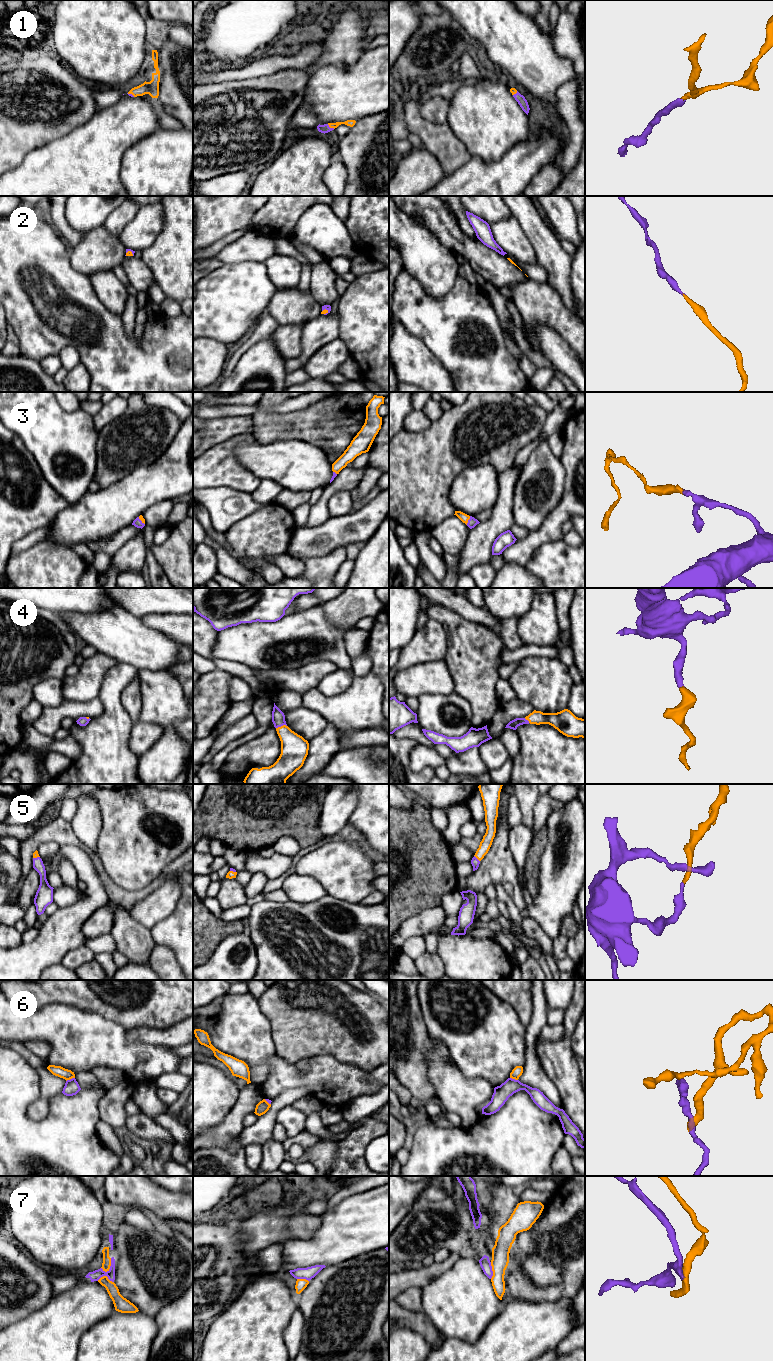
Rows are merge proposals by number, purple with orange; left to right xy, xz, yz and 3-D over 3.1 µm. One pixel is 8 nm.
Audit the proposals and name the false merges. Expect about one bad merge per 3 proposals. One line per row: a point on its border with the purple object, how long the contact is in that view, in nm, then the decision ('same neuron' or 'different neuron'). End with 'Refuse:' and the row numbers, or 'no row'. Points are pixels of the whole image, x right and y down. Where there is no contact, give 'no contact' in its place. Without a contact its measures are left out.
1: xz (331, 128) | 70 nm | same neuron
2: xz (325, 308) | 60 nm | same neuron
3: yz (468, 520) | 80 nm | same neuron
4: xz (281, 725) | 90 nm | same neuron
5: yz (476, 858) | 70 nm | same neuron
6: xy (70, 1079) | 80 nm | different neuron
7: xy (110, 1266) | 130 nm | different neuron
Refuse: 6, 7

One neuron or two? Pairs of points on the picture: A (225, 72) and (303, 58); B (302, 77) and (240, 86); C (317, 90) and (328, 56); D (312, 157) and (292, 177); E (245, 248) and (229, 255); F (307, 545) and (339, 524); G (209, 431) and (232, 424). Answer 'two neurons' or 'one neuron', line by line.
A: one neuron
B: one neuron
C: two neurons
D: one neuron
E: one neuron
F: one neuron
G: one neuron

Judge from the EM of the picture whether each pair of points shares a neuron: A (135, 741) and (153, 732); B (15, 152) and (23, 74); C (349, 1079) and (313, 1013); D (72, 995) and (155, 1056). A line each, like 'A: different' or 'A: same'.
A: same
B: same
C: different
D: different

